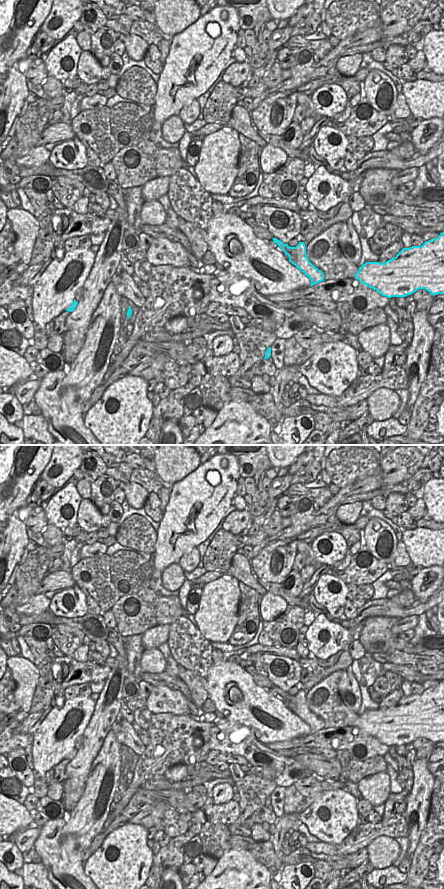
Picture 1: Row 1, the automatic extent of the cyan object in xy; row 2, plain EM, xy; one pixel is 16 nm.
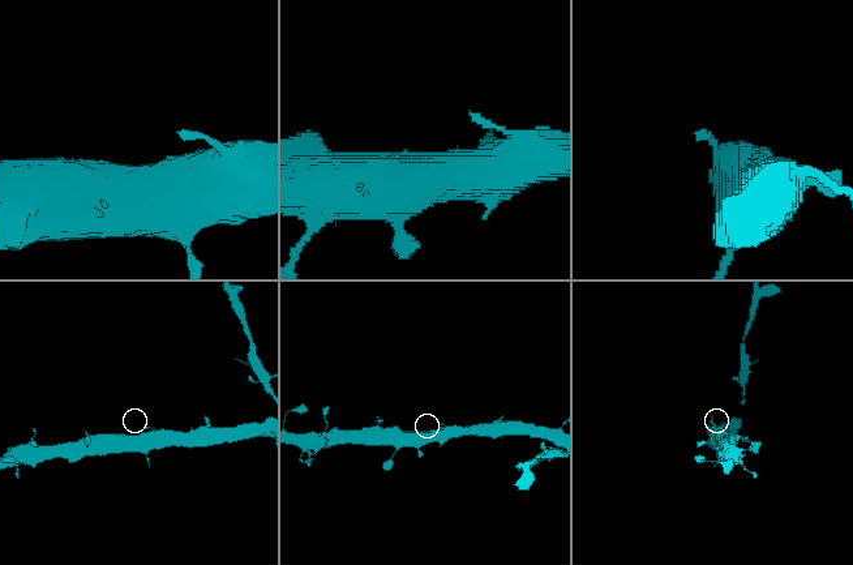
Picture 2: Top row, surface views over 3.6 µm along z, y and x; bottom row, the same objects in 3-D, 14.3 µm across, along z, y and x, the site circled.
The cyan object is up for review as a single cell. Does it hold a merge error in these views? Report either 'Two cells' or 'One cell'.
One cell

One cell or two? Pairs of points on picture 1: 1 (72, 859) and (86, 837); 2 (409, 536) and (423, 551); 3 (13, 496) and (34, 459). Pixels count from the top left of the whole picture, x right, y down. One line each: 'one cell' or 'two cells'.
1: two cells
2: one cell
3: one cell

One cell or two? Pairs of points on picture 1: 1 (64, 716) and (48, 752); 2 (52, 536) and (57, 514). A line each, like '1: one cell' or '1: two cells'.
1: one cell
2: two cells

